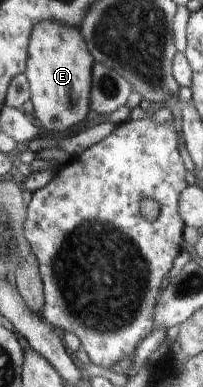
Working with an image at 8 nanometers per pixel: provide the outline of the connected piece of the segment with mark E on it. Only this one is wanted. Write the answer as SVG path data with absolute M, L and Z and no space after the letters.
M41 21L31 37L27 75L32 87L36 117L50 132L73 129L91 113L96 59L80 27L61 21Z

